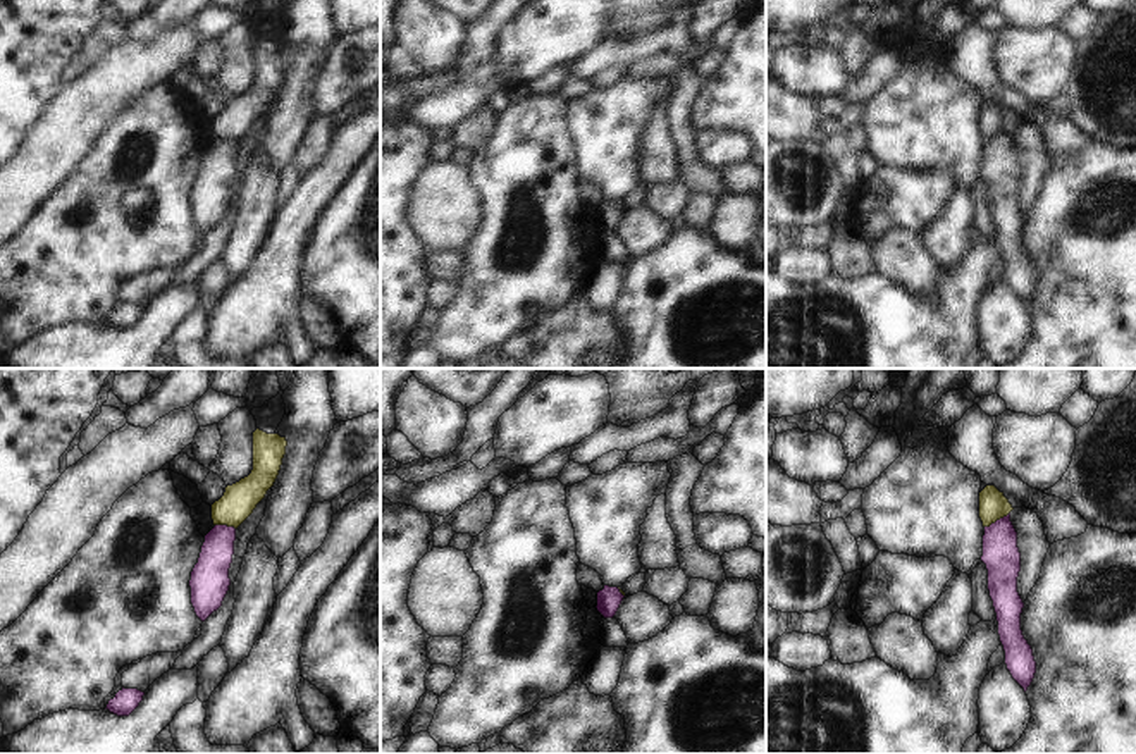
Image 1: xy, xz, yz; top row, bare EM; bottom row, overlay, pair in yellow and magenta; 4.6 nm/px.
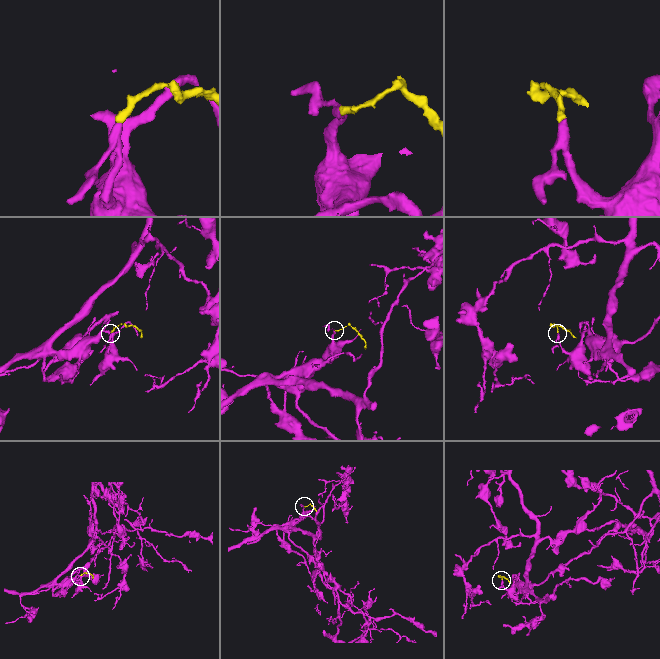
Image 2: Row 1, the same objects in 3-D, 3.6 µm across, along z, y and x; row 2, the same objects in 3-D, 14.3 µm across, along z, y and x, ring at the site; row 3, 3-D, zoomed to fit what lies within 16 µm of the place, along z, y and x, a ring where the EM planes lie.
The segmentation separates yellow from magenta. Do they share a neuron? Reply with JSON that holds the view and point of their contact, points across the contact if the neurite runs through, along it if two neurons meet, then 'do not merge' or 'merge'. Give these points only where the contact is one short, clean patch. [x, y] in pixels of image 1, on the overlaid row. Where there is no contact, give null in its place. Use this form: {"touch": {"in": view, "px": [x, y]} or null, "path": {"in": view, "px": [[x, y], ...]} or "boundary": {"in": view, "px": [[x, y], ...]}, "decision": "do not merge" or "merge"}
{"touch": {"in": "yz", "px": [997, 519]}, "boundary": {"in": "yz", "px": [[1009, 512], [985, 527]]}, "decision": "do not merge"}

